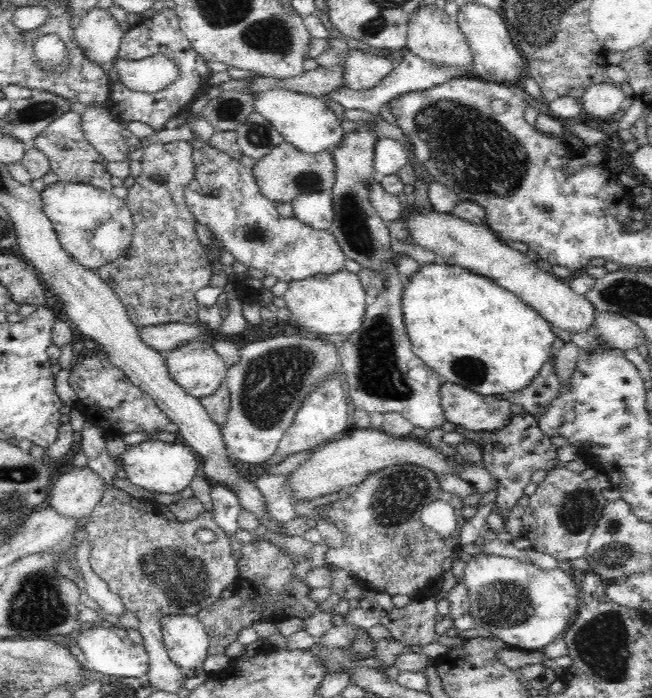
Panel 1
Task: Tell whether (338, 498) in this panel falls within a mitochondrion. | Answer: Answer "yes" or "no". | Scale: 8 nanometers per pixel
no

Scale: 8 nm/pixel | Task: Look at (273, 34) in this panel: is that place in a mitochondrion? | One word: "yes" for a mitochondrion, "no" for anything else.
yes

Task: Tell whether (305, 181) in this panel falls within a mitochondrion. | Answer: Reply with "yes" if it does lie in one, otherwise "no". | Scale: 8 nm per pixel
yes

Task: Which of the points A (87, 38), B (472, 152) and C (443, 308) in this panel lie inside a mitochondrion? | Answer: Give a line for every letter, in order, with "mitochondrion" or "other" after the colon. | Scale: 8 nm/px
A: other
B: mitochondrion
C: other

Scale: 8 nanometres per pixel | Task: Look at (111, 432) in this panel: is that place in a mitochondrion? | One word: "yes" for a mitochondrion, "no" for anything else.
no

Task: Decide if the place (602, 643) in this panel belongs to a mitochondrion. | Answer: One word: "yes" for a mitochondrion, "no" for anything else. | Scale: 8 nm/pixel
yes

